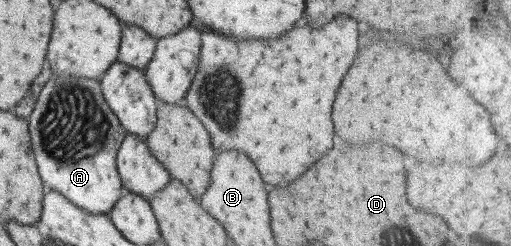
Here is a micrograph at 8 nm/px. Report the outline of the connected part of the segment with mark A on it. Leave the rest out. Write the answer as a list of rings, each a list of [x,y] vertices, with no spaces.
[[[53,75],[39,93],[35,111],[29,117],[29,131],[31,131],[35,159],[39,165],[39,175],[49,189],[59,191],[73,206],[80,207],[93,215],[108,214],[112,211],[125,191],[118,174],[116,157],[127,131],[105,101],[99,80]]]

